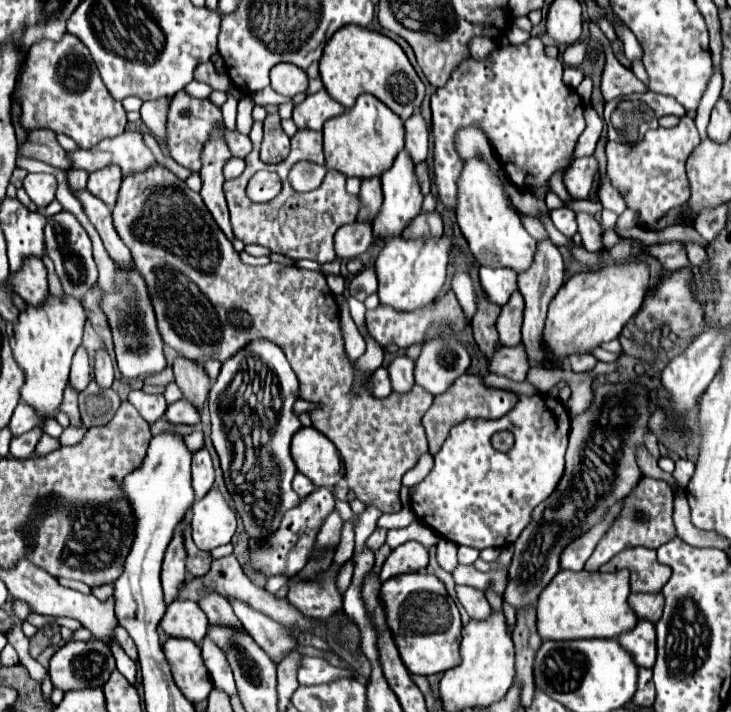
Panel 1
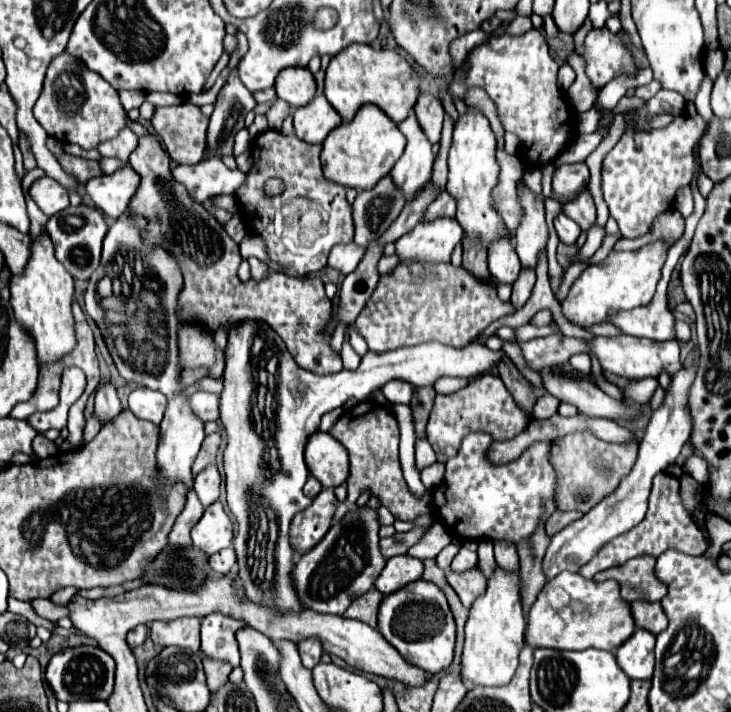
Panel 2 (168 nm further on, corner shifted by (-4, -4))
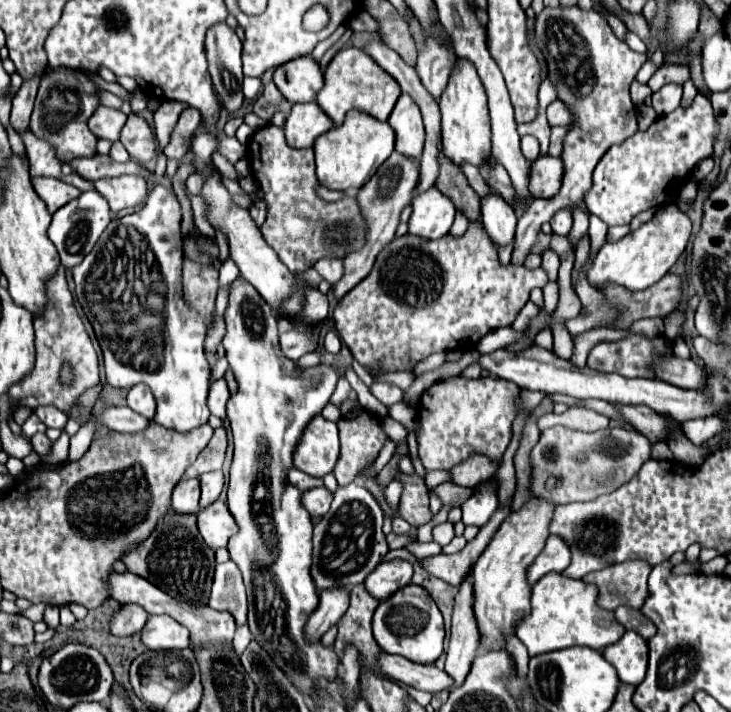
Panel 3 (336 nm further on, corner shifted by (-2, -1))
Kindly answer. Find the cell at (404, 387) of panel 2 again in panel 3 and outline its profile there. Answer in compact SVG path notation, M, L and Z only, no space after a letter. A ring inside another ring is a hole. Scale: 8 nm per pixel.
M374 383L370 387L370 393L384 405L394 405L404 399L402 389L398 389L396 385L390 385L390 383Z

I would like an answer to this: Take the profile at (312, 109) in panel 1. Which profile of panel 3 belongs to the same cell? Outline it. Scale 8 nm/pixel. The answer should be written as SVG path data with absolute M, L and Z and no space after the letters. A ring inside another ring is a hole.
M310 101L306 105L294 105L286 123L284 123L284 133L286 139L292 147L312 147L314 141L332 129L334 123L330 117L320 109L316 101Z

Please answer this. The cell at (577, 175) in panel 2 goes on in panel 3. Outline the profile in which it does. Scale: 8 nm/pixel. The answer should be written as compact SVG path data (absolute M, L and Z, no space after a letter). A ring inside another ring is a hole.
M540 157L534 161L534 175L530 177L530 191L534 197L554 197L562 187L564 163L558 157Z

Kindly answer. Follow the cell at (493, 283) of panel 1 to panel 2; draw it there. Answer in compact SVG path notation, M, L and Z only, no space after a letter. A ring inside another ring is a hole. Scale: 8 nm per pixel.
M504 238L504 242L492 242L492 250L488 250L488 268L498 282L512 284L518 278L520 260L516 258L516 246L512 246L512 238Z

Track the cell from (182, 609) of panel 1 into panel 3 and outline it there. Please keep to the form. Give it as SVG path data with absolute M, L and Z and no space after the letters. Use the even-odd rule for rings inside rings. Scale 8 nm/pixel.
M150 615L142 629L142 643L148 649L186 649L190 633L168 615Z

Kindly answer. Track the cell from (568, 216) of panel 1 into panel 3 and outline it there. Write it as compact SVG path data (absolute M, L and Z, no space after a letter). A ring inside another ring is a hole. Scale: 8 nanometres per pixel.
M566 209L566 211L558 211L552 219L550 219L550 225L552 225L552 231L556 235L562 235L562 237L568 237L570 229L572 229L572 211Z

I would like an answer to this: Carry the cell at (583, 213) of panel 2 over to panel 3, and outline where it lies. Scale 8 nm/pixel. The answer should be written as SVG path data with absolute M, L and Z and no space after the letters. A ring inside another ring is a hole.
M546 7L540 15L536 15L534 35L536 45L546 57L548 77L554 81L558 97L576 115L576 123L564 139L564 179L560 193L552 199L534 199L534 203L530 203L530 211L518 219L512 251L512 265L516 267L524 265L532 245L536 243L540 227L548 223L556 211L570 209L570 205L574 207L584 201L584 195L592 187L592 171L606 149L622 143L638 131L636 107L630 101L630 85L640 67L646 63L646 55L632 51L624 41L620 41L604 17L594 9L582 11L580 7Z

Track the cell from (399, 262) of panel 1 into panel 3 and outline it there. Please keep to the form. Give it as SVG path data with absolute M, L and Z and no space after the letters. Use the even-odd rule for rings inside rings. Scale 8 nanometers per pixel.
M438 189L426 191L412 201L412 215L408 221L408 233L422 239L444 237L454 223L454 205Z

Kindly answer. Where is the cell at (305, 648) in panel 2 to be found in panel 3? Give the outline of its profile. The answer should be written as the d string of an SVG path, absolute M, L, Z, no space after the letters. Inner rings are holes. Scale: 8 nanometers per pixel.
M332 589L320 593L320 603L316 611L308 617L304 627L304 641L318 643L320 637L334 625L348 609L348 593L344 589Z

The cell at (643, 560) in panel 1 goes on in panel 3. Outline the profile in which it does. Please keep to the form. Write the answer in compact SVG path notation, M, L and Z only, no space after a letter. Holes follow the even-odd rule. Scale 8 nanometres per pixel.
M624 561L610 565L602 571L594 571L584 581L598 585L600 607L614 611L620 605L640 609L648 597L650 565L646 561Z

